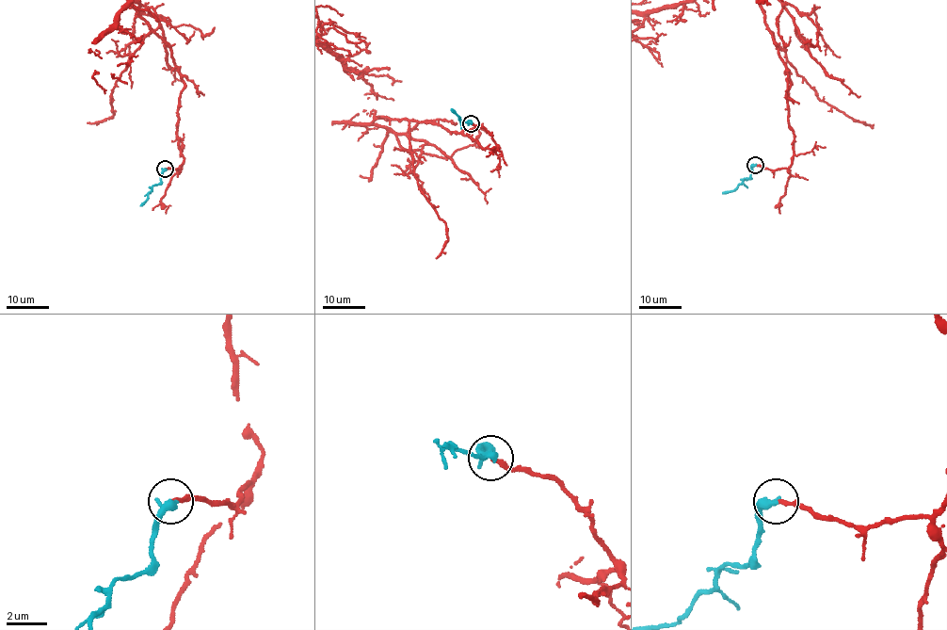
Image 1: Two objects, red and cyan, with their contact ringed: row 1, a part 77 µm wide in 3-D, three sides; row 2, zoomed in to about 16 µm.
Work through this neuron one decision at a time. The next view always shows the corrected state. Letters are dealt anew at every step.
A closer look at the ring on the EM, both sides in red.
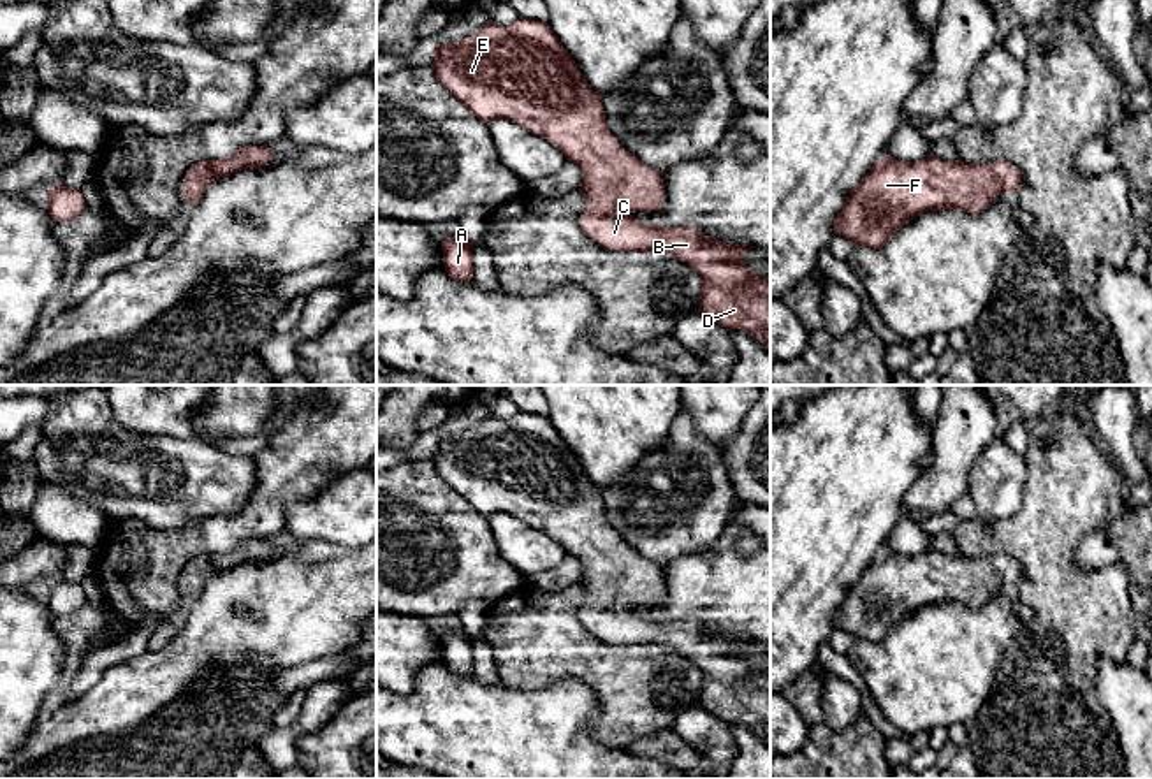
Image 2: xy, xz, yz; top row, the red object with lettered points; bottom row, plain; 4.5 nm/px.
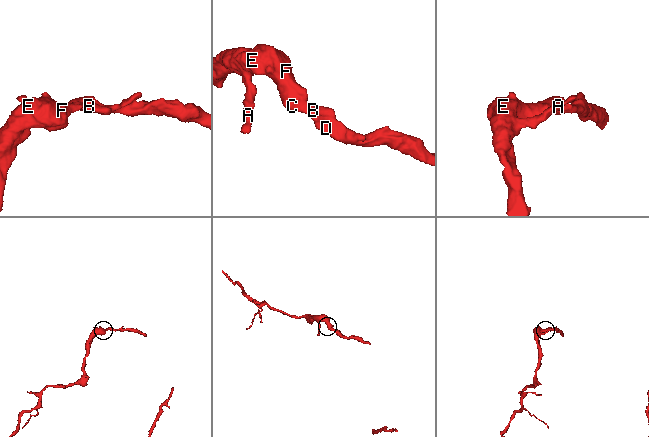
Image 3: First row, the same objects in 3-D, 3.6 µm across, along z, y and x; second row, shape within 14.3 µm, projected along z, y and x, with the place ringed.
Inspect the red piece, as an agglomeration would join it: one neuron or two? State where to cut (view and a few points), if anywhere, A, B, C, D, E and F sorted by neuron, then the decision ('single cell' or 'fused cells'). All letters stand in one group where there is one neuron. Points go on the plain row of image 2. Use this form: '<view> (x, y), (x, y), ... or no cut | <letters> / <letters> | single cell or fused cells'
no cut | A B C D E F | single cell

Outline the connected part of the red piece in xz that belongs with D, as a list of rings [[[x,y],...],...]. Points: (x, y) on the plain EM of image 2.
[[[519,411],[503,420],[491,415],[461,436],[438,438],[431,462],[440,478],[484,517],[510,513],[547,533],[566,556],[580,561],[579,586],[586,591],[586,605],[579,617],[586,630],[609,644],[665,645],[686,656],[702,672],[698,705],[726,724],[746,724],[770,744],[770,675],[742,656],[751,644],[711,633],[691,621],[647,619],[631,608],[663,600],[663,566],[619,538],[605,517],[603,489],[587,478],[547,417]]]

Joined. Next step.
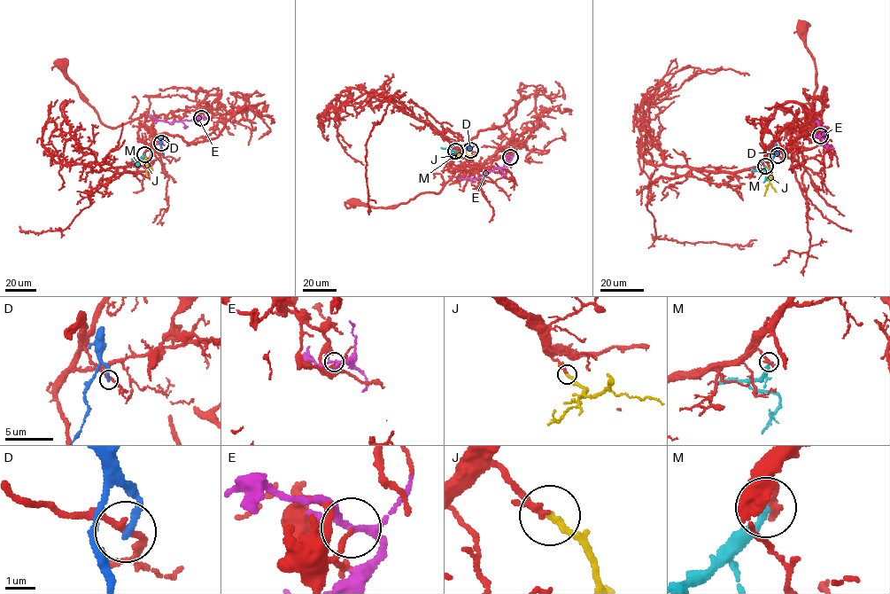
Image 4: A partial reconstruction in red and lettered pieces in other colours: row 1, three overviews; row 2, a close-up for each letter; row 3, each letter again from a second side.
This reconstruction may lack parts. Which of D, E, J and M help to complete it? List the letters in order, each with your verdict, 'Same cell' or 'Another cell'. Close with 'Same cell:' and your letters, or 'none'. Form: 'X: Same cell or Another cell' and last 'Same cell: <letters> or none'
D: Another cell
E: Another cell
J: Same cell
M: Another cell
Same cell: J

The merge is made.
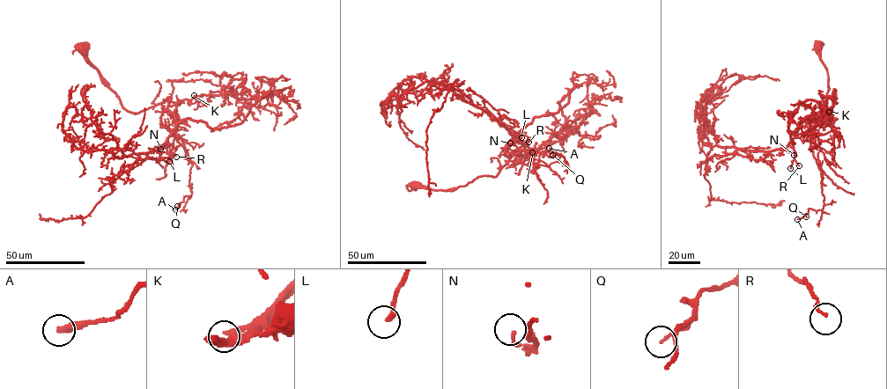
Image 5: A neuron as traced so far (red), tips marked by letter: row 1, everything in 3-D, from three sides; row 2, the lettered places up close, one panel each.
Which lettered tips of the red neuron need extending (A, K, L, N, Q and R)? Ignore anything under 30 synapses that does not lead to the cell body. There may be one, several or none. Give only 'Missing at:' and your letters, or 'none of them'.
Missing at: K

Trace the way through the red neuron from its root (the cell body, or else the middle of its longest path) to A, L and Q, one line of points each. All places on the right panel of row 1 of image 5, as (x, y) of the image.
A: (817, 47), (829, 89), (821, 117), (829, 120), (824, 109), (816, 112), (809, 133), (824, 204), (797, 219)
L: (817, 47), (829, 89), (821, 117), (829, 120), (823, 109), (803, 120), (789, 144), (795, 155), (790, 168)
Q: (817, 47), (829, 89), (821, 117), (829, 120), (816, 112), (809, 133), (824, 204), (806, 216)

